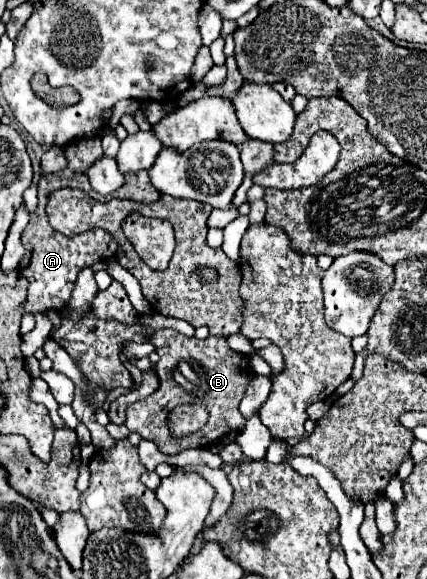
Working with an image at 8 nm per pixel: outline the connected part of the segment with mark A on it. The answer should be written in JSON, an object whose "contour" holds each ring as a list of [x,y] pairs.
{"contour":[[[69,168],[61,170],[61,172],[53,172],[53,174],[41,174],[41,180],[39,180],[39,204],[37,204],[29,224],[21,232],[21,244],[25,248],[25,254],[23,254],[21,262],[19,262],[19,270],[29,280],[29,292],[27,292],[27,302],[25,302],[23,314],[37,314],[37,312],[45,312],[45,310],[51,310],[51,308],[63,308],[71,298],[71,292],[75,288],[75,278],[77,278],[79,270],[83,266],[93,266],[99,260],[111,260],[115,256],[115,252],[117,252],[117,240],[109,232],[103,232],[101,228],[93,228],[93,230],[87,230],[83,234],[77,234],[77,236],[69,238],[69,236],[63,236],[63,234],[55,232],[49,226],[45,206],[47,206],[49,194],[55,192],[55,190],[61,190],[61,188],[86,190],[88,196],[100,202],[109,202],[114,198],[137,200],[137,202],[155,202],[161,196],[151,186],[149,174],[145,170],[139,172],[139,174],[127,174],[127,184],[121,186],[117,192],[107,196],[102,196],[93,191],[85,174],[75,174]]]}

